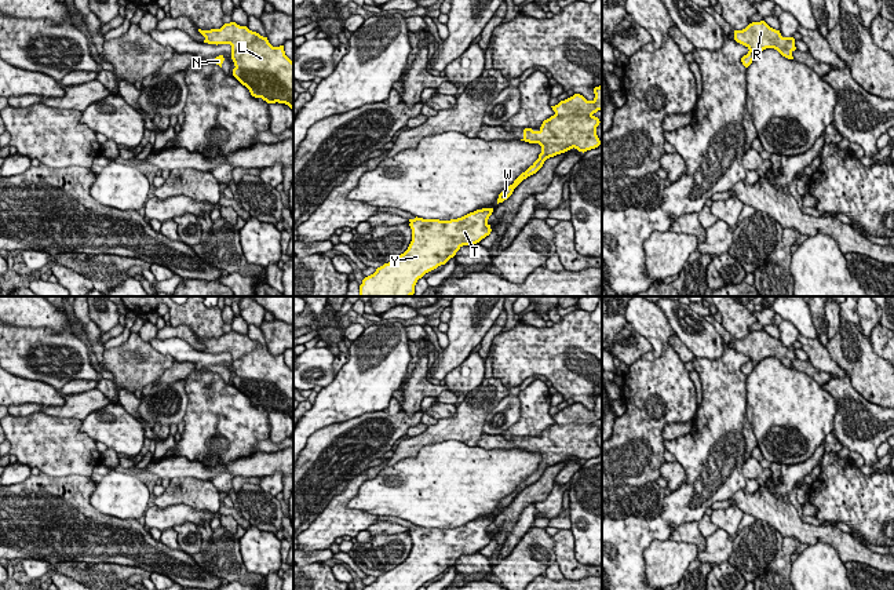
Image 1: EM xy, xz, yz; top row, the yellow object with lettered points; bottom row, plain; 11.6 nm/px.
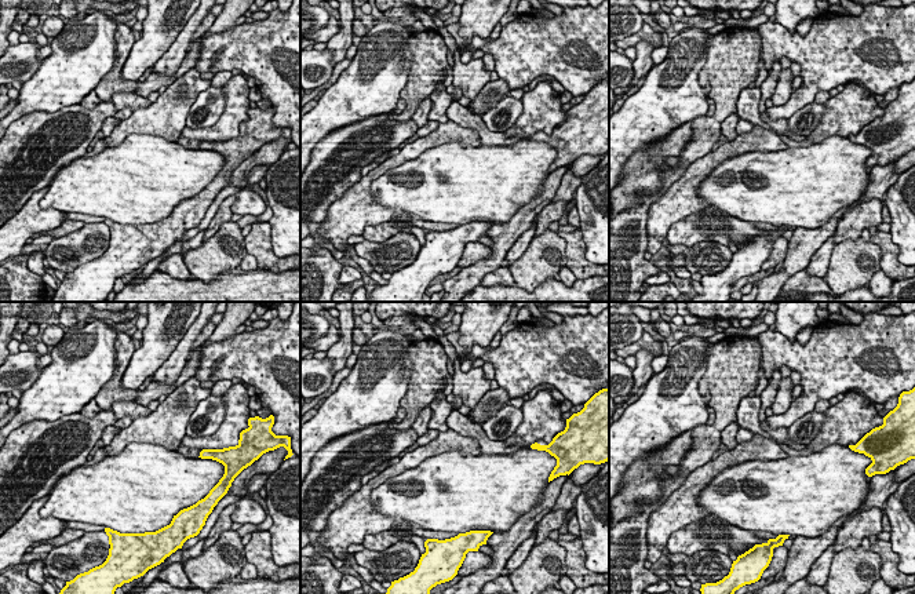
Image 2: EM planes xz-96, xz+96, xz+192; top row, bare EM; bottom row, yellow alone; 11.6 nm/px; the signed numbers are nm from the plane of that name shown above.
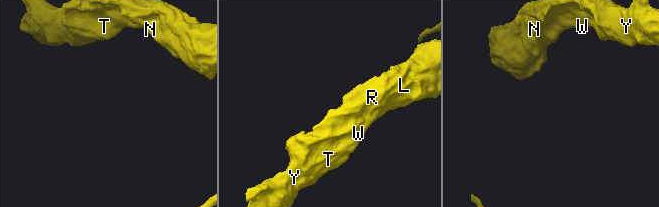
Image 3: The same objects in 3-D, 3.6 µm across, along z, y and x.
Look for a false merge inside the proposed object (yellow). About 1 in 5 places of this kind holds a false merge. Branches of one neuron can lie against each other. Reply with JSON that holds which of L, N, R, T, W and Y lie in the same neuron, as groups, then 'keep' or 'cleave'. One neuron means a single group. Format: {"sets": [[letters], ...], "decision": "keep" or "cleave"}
{"sets": [["L", "N", "R", "T", "W", "Y"]], "decision": "keep"}

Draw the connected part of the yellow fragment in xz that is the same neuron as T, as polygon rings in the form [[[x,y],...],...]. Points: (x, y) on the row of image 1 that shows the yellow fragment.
[[[482,208],[461,218],[450,221],[439,219],[409,219],[412,241],[408,250],[395,259],[377,267],[376,272],[362,280],[360,296],[412,296],[415,285],[426,273],[445,265],[463,245],[472,245],[490,234],[488,223],[493,208]]]

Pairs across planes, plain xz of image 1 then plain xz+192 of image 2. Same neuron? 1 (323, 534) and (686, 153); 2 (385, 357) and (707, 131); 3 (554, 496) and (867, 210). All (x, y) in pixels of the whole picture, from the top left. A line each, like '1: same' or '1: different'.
1: different
2: different
3: different

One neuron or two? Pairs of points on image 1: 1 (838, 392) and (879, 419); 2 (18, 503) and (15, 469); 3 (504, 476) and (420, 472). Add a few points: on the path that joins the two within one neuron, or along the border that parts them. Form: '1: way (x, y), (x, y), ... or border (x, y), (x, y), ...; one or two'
1: way (847, 401), (865, 419), (869, 419); one
2: border (32, 474), (14, 484); two
3: way (484, 476), (441, 476); one

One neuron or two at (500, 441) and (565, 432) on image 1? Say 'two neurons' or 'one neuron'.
one neuron

